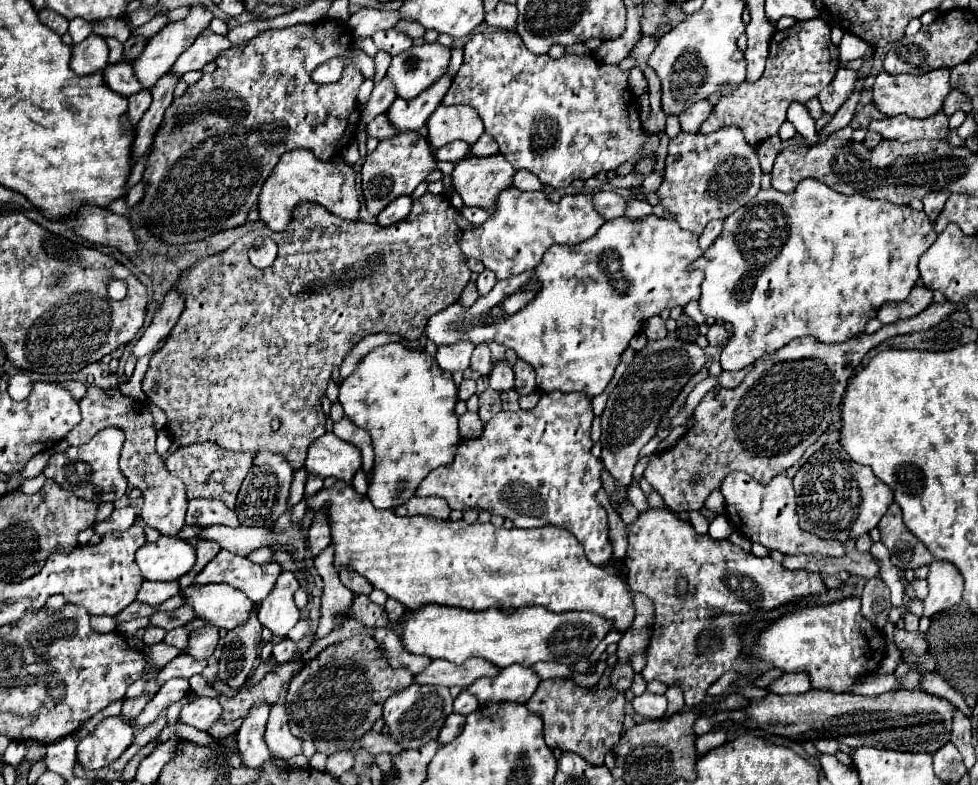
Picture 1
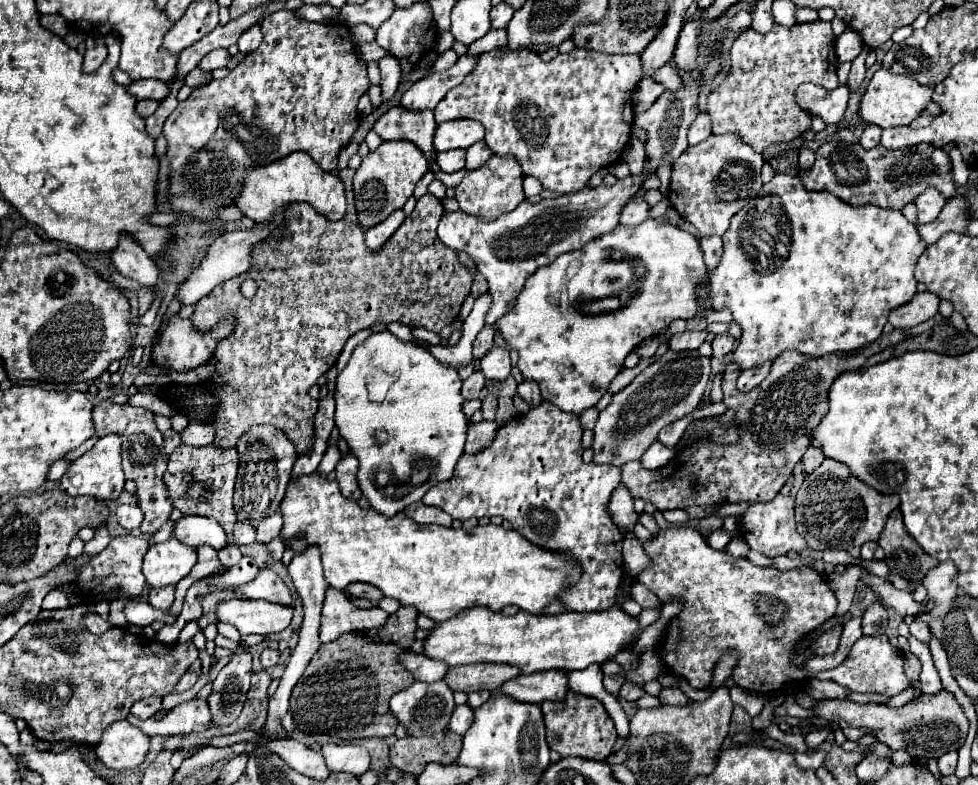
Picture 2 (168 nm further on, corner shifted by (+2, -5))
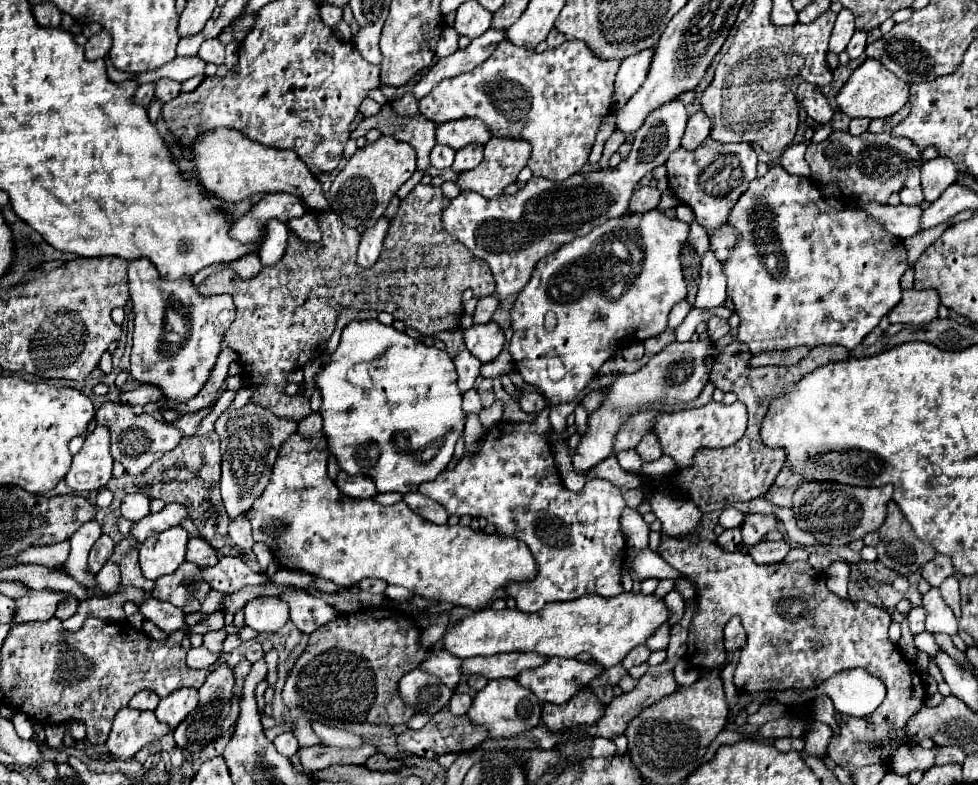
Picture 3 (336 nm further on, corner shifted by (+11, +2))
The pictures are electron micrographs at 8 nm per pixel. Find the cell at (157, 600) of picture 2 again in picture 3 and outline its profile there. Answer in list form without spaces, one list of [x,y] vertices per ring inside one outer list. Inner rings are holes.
[[[185,562],[181,564],[181,568],[177,568],[177,572],[169,576],[161,576],[161,580],[155,582],[151,594],[157,600],[169,602],[179,608],[183,608],[189,598],[197,598],[199,602],[203,602],[211,592],[211,586],[203,580],[201,570],[203,568],[199,568],[193,562]]]

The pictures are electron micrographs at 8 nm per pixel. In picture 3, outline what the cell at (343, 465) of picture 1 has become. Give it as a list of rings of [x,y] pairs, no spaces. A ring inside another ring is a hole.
[[[341,472],[339,478],[335,480],[335,484],[339,486],[339,490],[343,490],[351,498],[373,498],[373,496],[377,496],[377,488],[375,488],[373,480],[369,476],[363,476],[363,474],[347,476],[345,472]]]

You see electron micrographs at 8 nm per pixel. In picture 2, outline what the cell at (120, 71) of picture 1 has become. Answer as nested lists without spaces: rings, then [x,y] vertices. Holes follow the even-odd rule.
[[[142,79],[142,81],[132,81],[126,91],[130,95],[134,95],[136,99],[154,99],[154,101],[162,101],[168,95],[168,87],[162,81],[156,79]]]

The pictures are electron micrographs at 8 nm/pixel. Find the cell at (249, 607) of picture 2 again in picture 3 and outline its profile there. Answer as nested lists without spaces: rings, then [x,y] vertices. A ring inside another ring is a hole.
[[[255,598],[245,604],[245,626],[257,632],[277,632],[289,620],[289,606],[281,598]]]

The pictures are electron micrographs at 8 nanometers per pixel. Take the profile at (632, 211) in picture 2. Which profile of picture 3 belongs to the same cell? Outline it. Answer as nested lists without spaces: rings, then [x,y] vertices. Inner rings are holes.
[[[643,186],[639,190],[635,190],[633,194],[633,200],[631,200],[631,212],[647,212],[647,210],[653,210],[657,208],[661,200],[661,192],[657,188],[651,188],[651,186]]]

